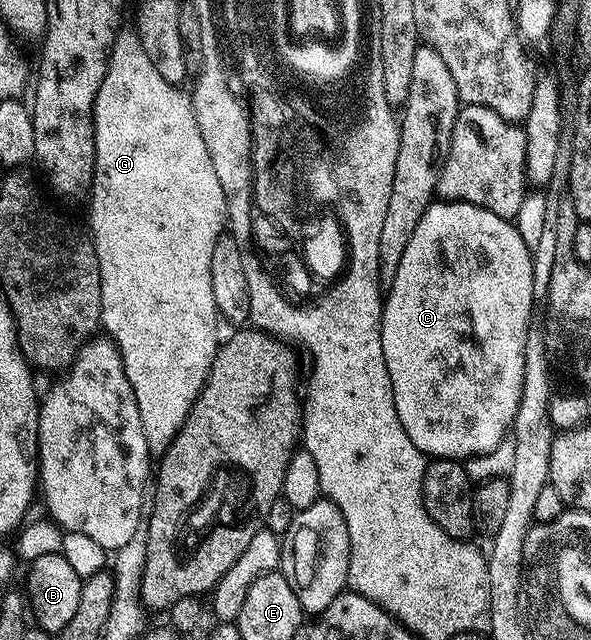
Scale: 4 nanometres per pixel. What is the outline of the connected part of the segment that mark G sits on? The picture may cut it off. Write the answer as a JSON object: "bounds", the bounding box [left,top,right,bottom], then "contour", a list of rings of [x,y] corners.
{"bounds":[89,32,229,459],"contour":[[[118,32],[117,41],[113,44],[109,55],[109,66],[105,72],[103,83],[97,92],[93,104],[93,134],[95,135],[95,171],[93,172],[93,188],[89,201],[89,225],[93,246],[99,259],[99,275],[103,303],[101,304],[101,325],[104,332],[116,343],[121,353],[123,367],[127,371],[127,379],[135,391],[135,401],[139,403],[139,417],[143,419],[143,435],[147,435],[147,447],[154,458],[160,459],[167,447],[175,439],[175,435],[183,427],[191,407],[201,395],[207,375],[213,366],[213,360],[219,348],[217,341],[217,325],[219,314],[215,307],[215,294],[211,291],[211,251],[215,251],[215,243],[227,229],[229,207],[225,202],[223,187],[219,187],[215,167],[211,167],[211,157],[207,153],[207,143],[199,131],[199,123],[195,119],[193,99],[184,88],[172,85],[151,63],[151,55],[143,51],[141,41],[136,32]]]}

